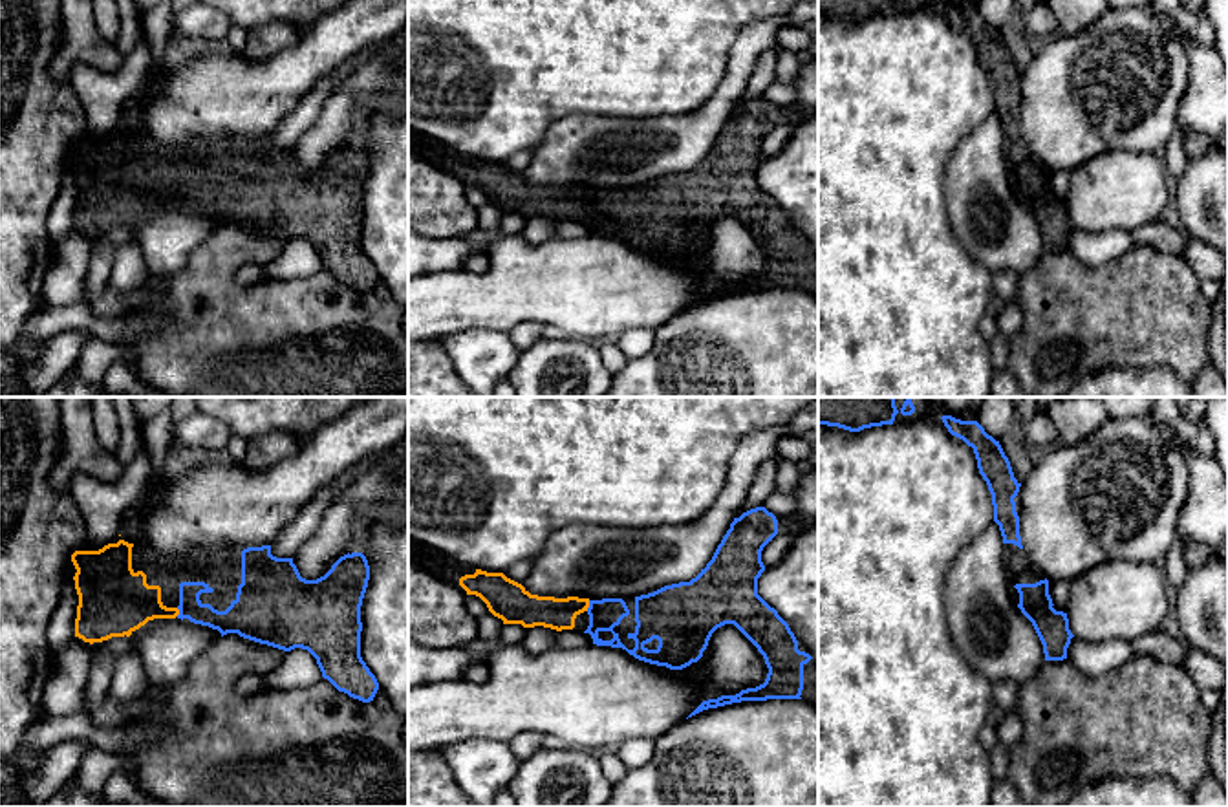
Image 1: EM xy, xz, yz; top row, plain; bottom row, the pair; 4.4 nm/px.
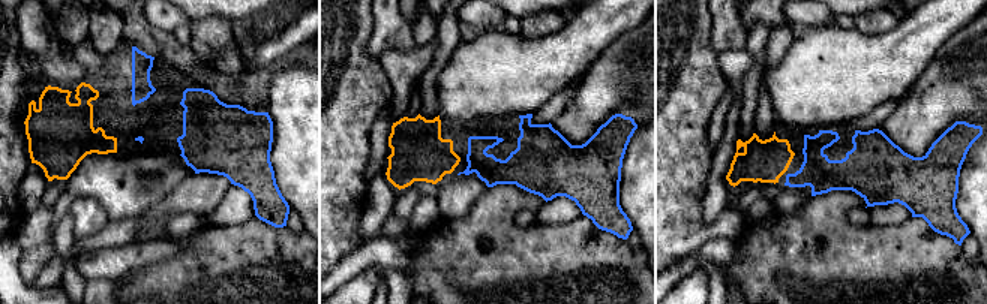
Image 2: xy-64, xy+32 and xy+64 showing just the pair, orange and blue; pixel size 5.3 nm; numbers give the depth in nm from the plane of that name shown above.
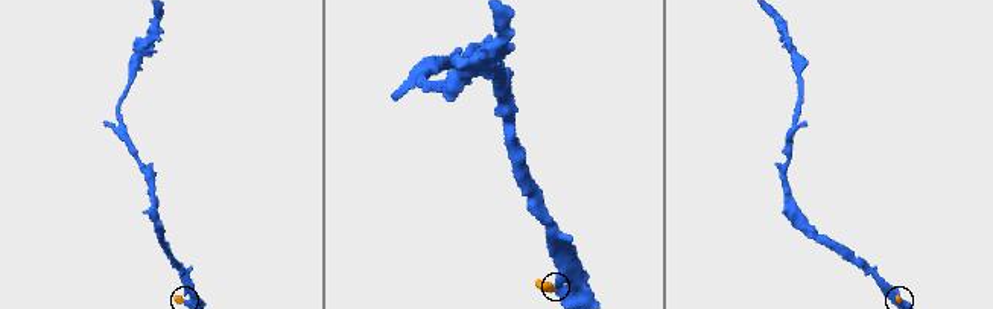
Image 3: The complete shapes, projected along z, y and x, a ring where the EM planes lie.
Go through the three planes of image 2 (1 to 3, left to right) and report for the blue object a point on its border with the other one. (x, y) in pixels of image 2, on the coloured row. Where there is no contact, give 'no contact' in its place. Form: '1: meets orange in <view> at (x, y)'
1: no contact
2: no contact
3: no contact

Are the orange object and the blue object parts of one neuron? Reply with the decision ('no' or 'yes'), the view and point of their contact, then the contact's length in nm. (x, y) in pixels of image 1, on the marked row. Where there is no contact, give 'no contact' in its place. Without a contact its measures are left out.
yes | xz (588, 606) | 50 nm

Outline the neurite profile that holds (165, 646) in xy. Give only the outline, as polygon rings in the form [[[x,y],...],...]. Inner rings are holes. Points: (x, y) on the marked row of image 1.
[[[154,619],[130,635],[150,686],[174,686],[221,633],[189,619]]]

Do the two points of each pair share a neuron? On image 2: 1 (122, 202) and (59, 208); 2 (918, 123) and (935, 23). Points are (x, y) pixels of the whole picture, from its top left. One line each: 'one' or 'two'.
1: one
2: two

